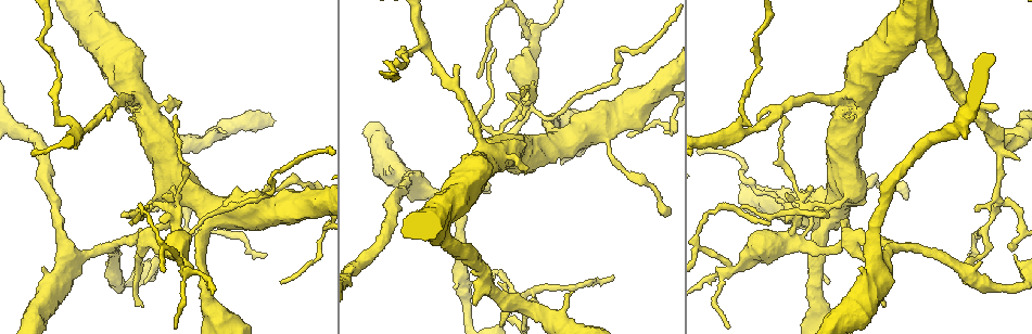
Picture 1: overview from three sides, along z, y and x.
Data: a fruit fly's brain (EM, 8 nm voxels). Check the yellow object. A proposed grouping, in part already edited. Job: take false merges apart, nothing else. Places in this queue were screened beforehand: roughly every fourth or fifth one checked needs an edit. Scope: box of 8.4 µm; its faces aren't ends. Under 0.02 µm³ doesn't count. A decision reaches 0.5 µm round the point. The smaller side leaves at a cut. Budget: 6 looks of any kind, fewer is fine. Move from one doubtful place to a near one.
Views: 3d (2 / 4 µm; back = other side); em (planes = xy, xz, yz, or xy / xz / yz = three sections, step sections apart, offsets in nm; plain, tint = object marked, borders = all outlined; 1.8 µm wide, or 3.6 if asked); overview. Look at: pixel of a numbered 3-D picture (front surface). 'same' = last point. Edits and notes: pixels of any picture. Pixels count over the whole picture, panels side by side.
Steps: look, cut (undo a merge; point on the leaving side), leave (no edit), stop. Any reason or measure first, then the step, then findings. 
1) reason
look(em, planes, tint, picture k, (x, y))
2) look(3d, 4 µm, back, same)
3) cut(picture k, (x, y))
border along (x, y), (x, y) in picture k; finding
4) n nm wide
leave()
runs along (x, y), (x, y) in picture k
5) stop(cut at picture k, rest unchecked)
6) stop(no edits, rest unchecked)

thick turns thin
look(3d, 4 µm, picture 1, (847, 239))

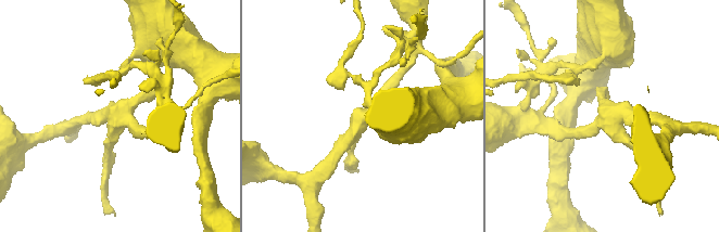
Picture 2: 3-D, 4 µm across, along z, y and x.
shape alone is not enough
look(em, planes, tint, picture 2, (360, 121))

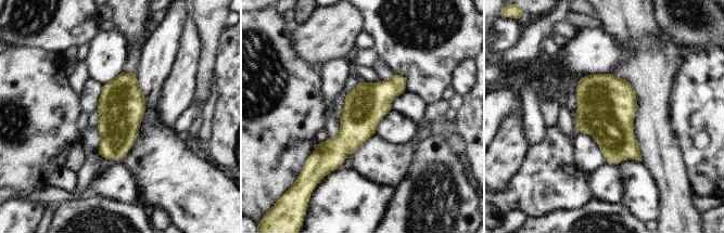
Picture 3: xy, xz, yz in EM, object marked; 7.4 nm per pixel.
300 nm wide
leave()
runs along (402, 78), (330, 156), (329, 168) in picture 3; continuous, no second neuron

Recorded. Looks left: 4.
two arms in line, one across
look(3d, 4 µm, picture 1, (184, 266))

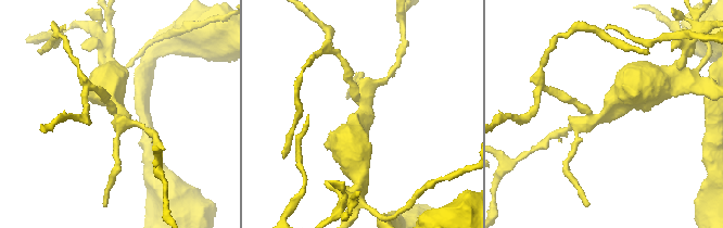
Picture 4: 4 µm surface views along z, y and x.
look(em, planes, tint, picture 4, (591, 119))

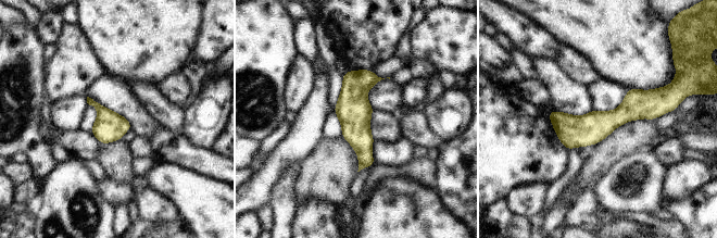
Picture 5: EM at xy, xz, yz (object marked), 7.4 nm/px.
leave()
runs along (664, 108), (552, 116) in picture 5; all the same neuron

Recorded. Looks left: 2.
side arm on a straight run
look(3d, 4 µm, picture 1, (1000, 201))

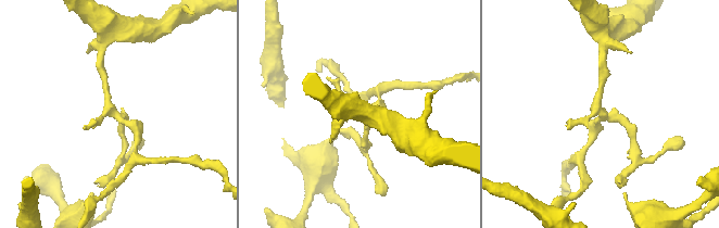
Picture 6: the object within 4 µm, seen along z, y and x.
shape alone is not enough
look(em, planes, tint, picture 6, (120, 117))

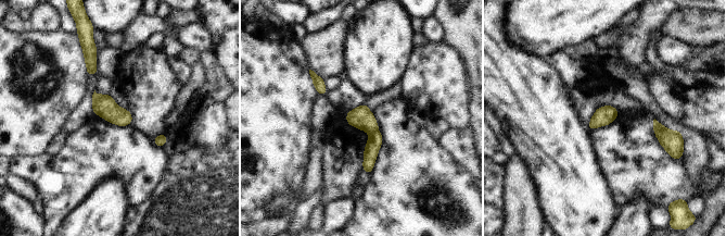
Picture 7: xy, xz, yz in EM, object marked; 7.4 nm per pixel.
140 nm wide
cut(picture 7, (376, 139))
the part that leaves runs along (377, 134), (369, 156), (368, 170) in picture 7; two neurons meet here

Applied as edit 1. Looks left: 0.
stop(cut at picture 7, rest unchecked)

